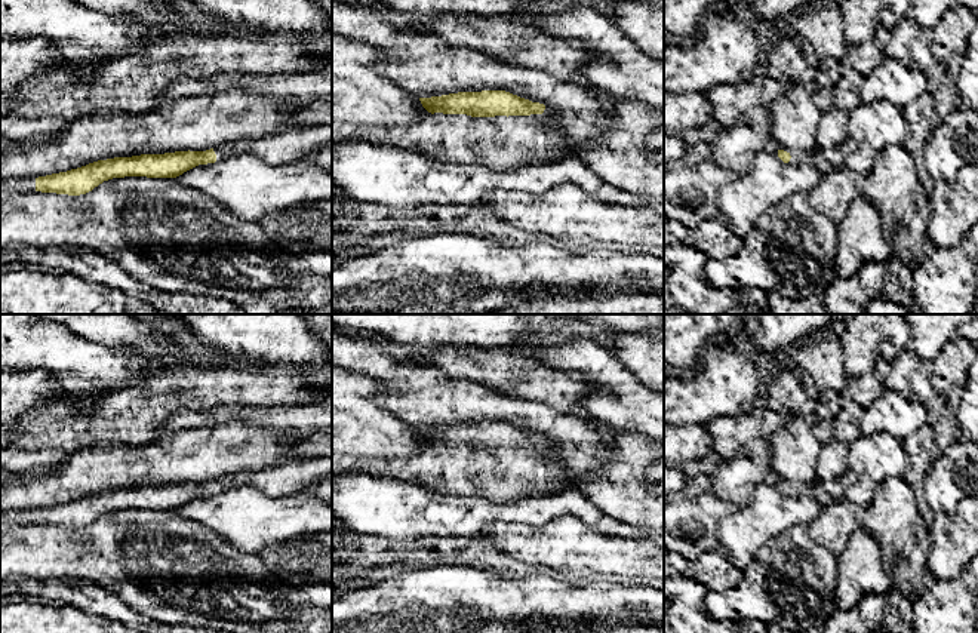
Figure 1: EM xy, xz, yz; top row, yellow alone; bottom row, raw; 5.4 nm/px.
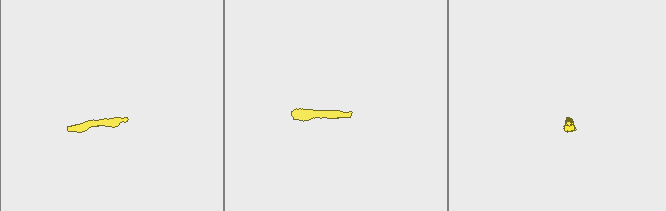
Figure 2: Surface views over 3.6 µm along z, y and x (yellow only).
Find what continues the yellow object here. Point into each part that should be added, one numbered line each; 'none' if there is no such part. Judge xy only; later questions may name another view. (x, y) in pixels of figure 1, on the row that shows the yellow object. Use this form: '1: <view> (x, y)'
1: xy (295, 143)
2: xy (14, 186)

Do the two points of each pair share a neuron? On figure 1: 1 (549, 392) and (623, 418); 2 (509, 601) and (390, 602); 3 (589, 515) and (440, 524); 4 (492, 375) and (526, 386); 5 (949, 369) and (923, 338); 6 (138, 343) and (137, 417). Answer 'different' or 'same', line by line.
1: different
2: same
3: same
4: same
5: different
6: different

